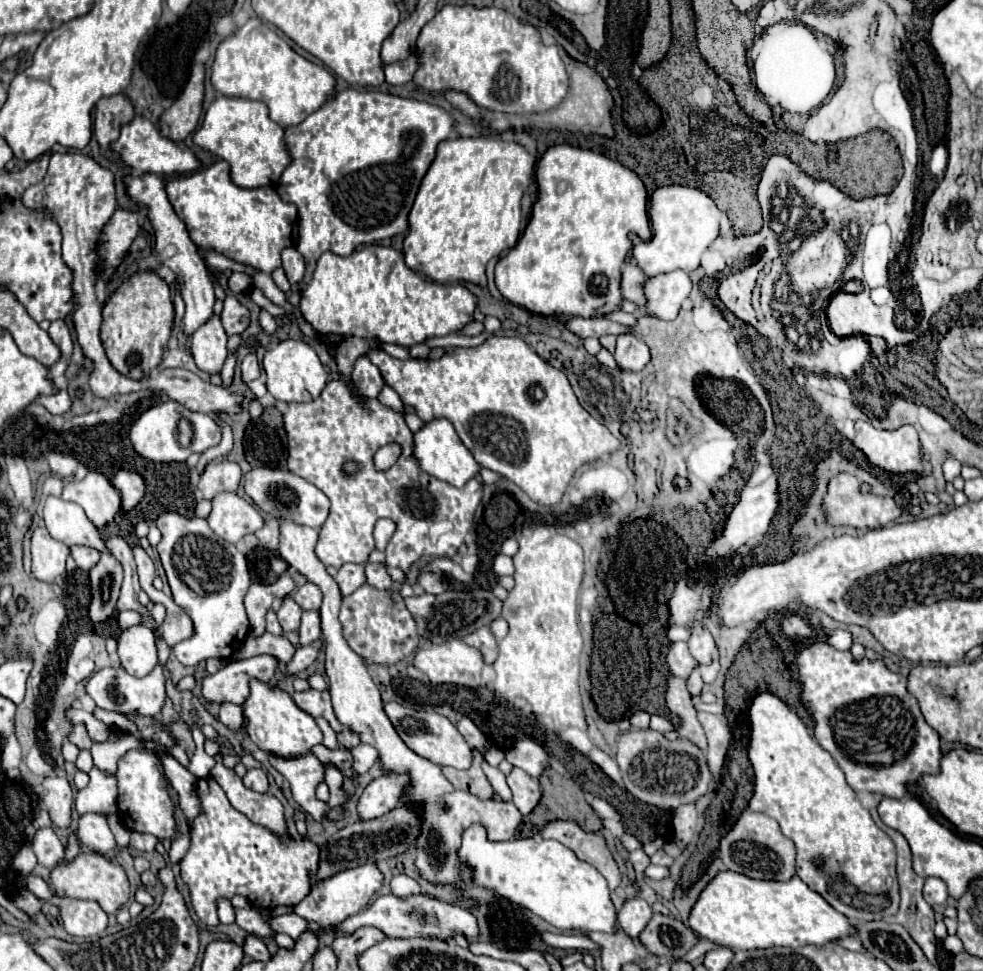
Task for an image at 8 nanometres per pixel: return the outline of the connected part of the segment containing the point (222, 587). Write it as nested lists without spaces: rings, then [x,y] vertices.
[[[164,513],[156,519],[156,527],[162,533],[162,541],[156,549],[166,571],[172,597],[194,624],[194,635],[172,647],[174,655],[184,665],[198,665],[212,657],[232,657],[248,637],[244,595],[252,581],[246,557],[232,543],[220,539],[208,527],[206,519],[186,519],[178,513]]]

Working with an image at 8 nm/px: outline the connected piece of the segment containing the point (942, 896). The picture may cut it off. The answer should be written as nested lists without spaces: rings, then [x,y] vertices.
[[[928,877],[924,883],[924,899],[930,905],[944,905],[948,899],[948,891],[946,891],[946,883],[942,879],[936,877]]]

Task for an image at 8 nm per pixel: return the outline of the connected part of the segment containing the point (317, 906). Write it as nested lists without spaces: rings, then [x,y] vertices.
[[[374,863],[360,865],[356,869],[348,869],[318,881],[316,887],[310,891],[310,895],[298,905],[294,905],[294,913],[306,917],[308,923],[318,923],[318,927],[334,927],[346,921],[348,917],[360,913],[368,905],[370,897],[380,889],[380,885],[382,885],[382,875],[376,869],[376,865]]]

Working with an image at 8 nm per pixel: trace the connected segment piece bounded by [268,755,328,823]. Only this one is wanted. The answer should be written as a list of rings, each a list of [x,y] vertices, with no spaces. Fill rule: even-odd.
[[[268,755],[272,767],[280,771],[288,781],[292,789],[294,801],[308,813],[314,821],[322,823],[328,813],[328,805],[316,799],[314,789],[324,779],[324,767],[314,755],[302,755],[302,757],[280,757],[280,755]]]

